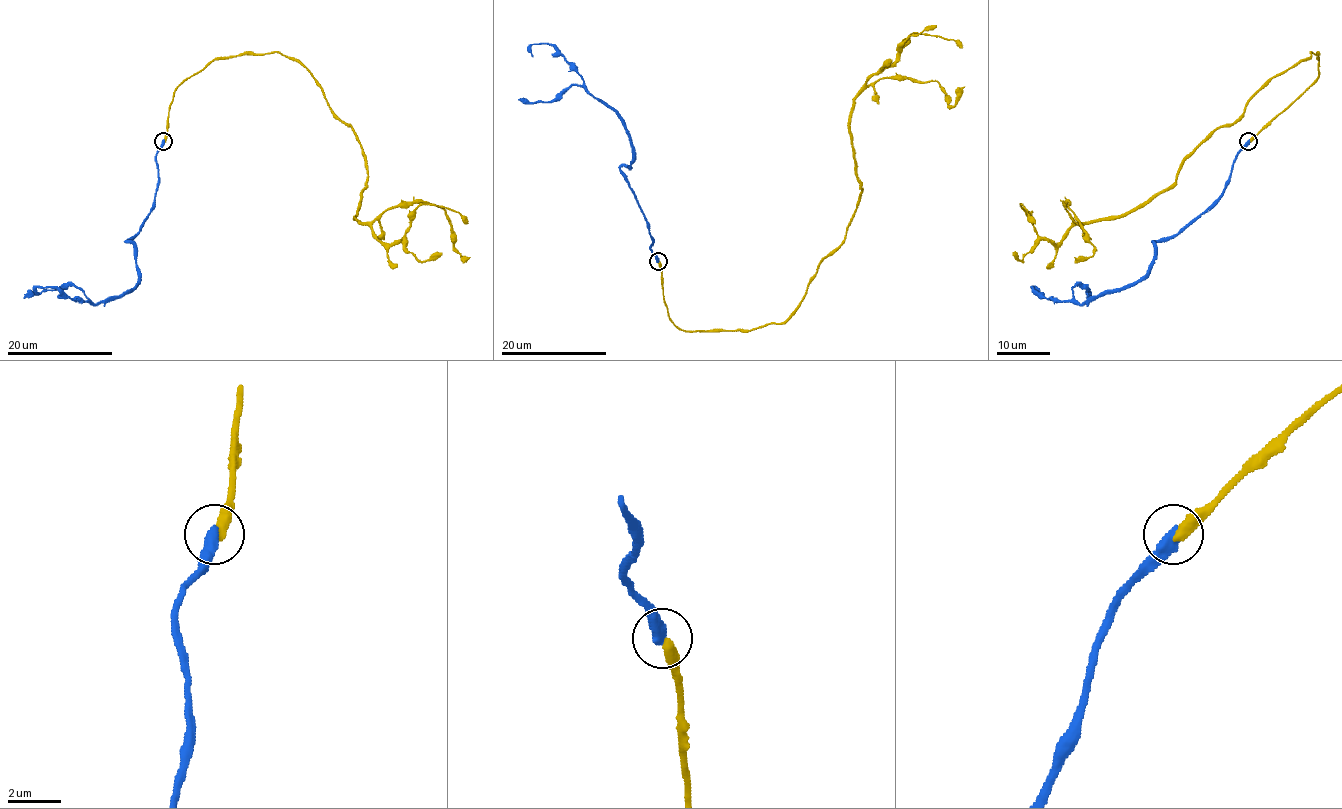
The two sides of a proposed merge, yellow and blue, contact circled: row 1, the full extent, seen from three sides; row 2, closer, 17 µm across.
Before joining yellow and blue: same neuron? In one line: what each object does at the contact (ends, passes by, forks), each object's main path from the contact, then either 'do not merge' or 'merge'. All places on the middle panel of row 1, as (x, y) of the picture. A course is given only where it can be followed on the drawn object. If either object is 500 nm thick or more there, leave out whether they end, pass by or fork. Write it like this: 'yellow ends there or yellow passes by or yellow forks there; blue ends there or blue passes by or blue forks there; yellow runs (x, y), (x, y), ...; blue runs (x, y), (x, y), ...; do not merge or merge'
yellow runs (657, 262), (679, 328), (783, 322), (862, 189), (853, 101), (881, 78), (934, 81), (948, 106), (964, 86); blue runs (657, 260), (620, 168), (631, 164), (624, 122), (590, 94), (552, 45), (532, 44), (532, 57); do not merge

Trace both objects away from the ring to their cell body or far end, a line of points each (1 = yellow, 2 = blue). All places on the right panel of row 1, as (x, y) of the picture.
1: (1249, 141), (1318, 77), (1318, 53), (1121, 214), (1076, 222), (1066, 203), (1093, 249), (1074, 257)
2: (1248, 141), (1229, 183), (1175, 234), (1153, 242), (1151, 269), (1134, 282), (1081, 303), (1031, 287), (1044, 294)

